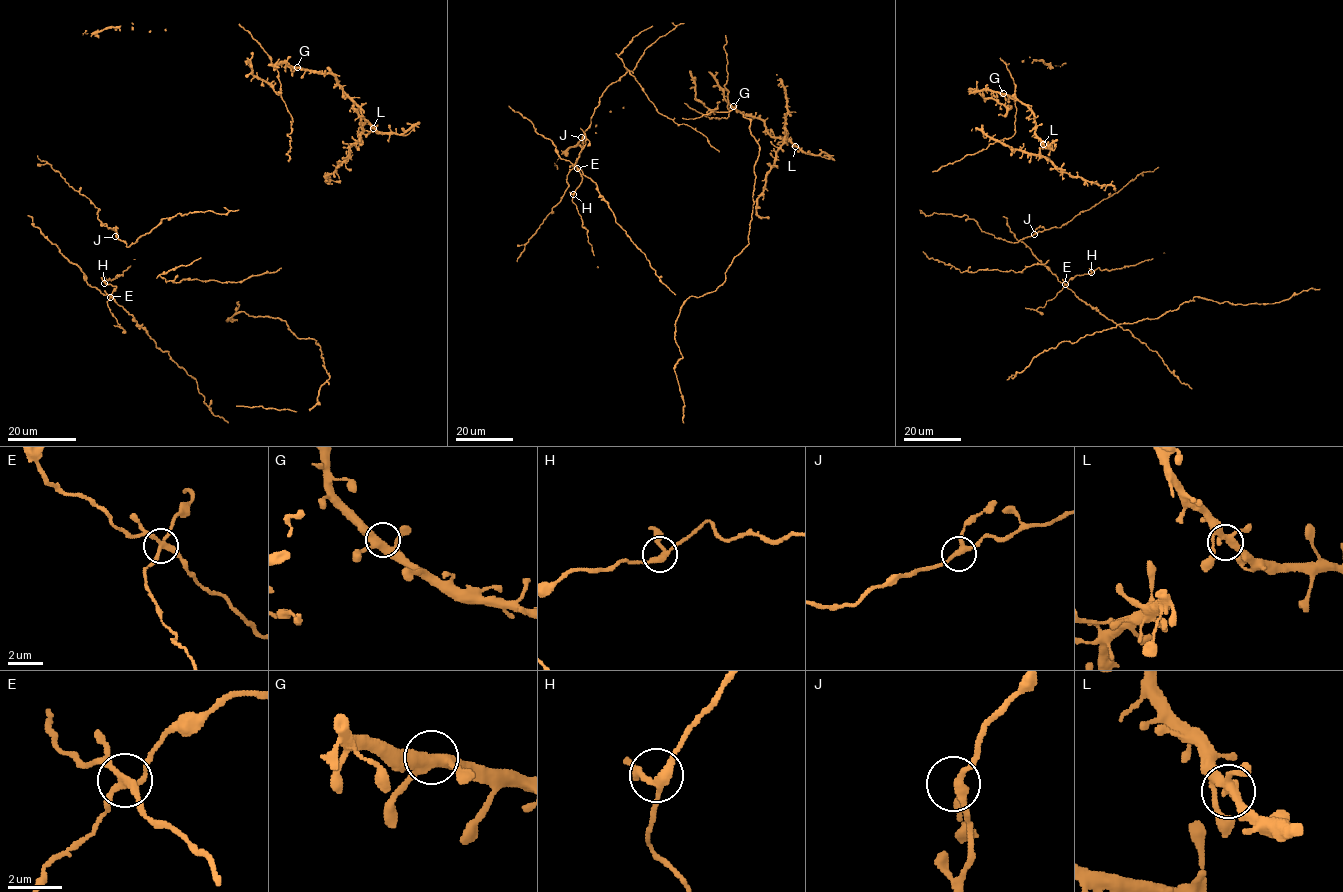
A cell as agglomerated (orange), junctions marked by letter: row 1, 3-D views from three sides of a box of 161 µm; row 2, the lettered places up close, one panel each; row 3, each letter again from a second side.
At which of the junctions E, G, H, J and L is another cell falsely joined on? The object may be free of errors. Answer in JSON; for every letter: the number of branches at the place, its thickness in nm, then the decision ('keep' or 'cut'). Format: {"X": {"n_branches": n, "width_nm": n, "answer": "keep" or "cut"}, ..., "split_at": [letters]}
{"E": {"n_branches": 4, "width_nm": 260, "answer": "cut"}, "G": {"n_branches": 4, "width_nm": 440, "answer": "keep"}, "H": {"n_branches": 3, "width_nm": 260, "answer": "keep"}, "J": {"n_branches": 3, "width_nm": 240, "answer": "keep"}, "L": {"n_branches": 4, "width_nm": 320, "answer": "keep"}, "split_at": ["E"]}

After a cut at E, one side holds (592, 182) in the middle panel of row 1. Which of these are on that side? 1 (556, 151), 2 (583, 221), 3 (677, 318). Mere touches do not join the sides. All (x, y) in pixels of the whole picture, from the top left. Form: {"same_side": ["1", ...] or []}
{"same_side": ["1"]}

